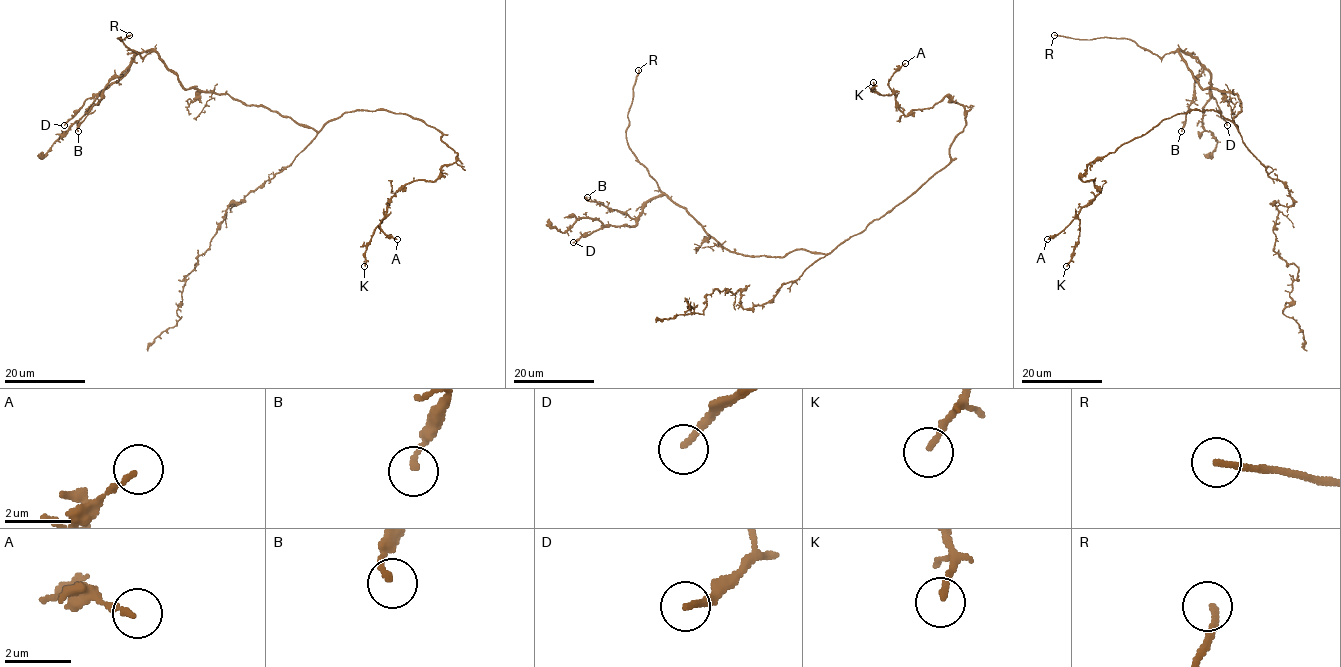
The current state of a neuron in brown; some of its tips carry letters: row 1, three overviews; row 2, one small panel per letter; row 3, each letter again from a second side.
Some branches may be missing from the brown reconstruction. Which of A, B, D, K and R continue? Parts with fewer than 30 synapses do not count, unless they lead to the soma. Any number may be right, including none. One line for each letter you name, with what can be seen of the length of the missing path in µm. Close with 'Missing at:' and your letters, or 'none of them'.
K: Missing length about 25 µm
R: Missing length about 10 µm
Missing at: K, R

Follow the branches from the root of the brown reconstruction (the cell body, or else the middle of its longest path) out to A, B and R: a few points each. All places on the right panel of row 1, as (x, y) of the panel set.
A: (1238, 128), (1219, 112), (1191, 110), (1097, 156), (1081, 179), (1093, 180), (1100, 191), (1047, 239)
B: (1238, 128), (1234, 118), (1241, 111), (1239, 97), (1202, 89), (1180, 50), (1195, 57), (1202, 70), (1181, 131)
R: (1238, 128), (1234, 118), (1241, 111), (1239, 97), (1202, 89), (1178, 52), (1160, 57), (1124, 38), (1054, 35)

